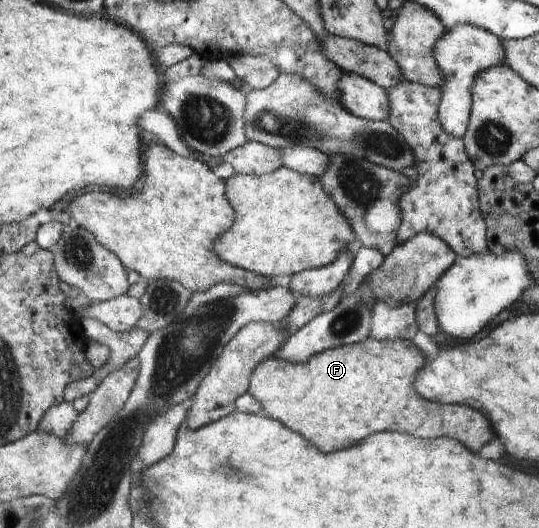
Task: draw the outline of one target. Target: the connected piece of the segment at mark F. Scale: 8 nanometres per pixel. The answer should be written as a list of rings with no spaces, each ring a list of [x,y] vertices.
[[[368,337],[364,341],[355,344],[346,344],[342,347],[322,351],[320,355],[314,355],[314,359],[310,357],[310,361],[308,361],[306,365],[292,365],[290,362],[279,360],[276,356],[270,356],[262,360],[261,363],[254,368],[248,393],[261,402],[262,407],[264,407],[261,413],[266,411],[270,417],[274,417],[274,419],[278,419],[278,421],[286,421],[286,425],[290,425],[290,429],[298,429],[298,433],[306,433],[306,437],[310,437],[310,441],[314,441],[314,445],[318,445],[318,449],[326,449],[326,453],[354,447],[354,445],[362,443],[368,435],[380,433],[380,431],[402,431],[402,433],[412,433],[414,437],[430,437],[430,439],[432,439],[432,437],[451,437],[456,441],[462,441],[464,445],[470,445],[470,449],[474,449],[474,453],[478,453],[486,443],[490,443],[490,441],[494,439],[494,433],[492,433],[492,429],[490,429],[490,423],[488,423],[488,419],[486,419],[482,413],[478,413],[478,410],[470,406],[431,402],[429,399],[415,394],[416,378],[419,373],[427,367],[427,359],[424,353],[412,342],[412,339],[378,341]]]

